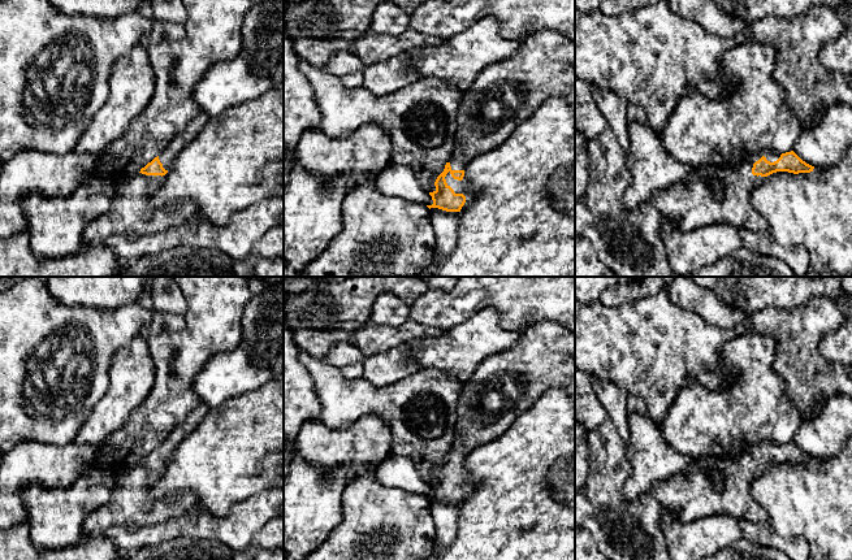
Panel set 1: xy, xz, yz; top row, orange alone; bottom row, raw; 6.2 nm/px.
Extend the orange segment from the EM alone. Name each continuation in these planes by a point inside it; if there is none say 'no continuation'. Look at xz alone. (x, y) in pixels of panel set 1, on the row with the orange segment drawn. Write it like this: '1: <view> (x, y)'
1: xz (462, 186)

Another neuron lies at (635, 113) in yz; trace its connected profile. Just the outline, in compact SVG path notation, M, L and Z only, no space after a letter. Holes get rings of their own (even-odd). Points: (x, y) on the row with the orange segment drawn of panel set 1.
M628 104L627 118L630 123L644 122L646 118L646 114L643 107Z

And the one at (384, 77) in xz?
M401 53L388 60L367 65L363 70L363 87L376 96L382 96L418 82L420 74L408 68L408 58L408 53Z

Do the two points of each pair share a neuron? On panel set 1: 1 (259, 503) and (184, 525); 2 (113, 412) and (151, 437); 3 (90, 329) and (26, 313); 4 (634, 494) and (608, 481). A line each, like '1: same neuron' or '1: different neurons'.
1: same neuron
2: different neurons
3: same neuron
4: different neurons

